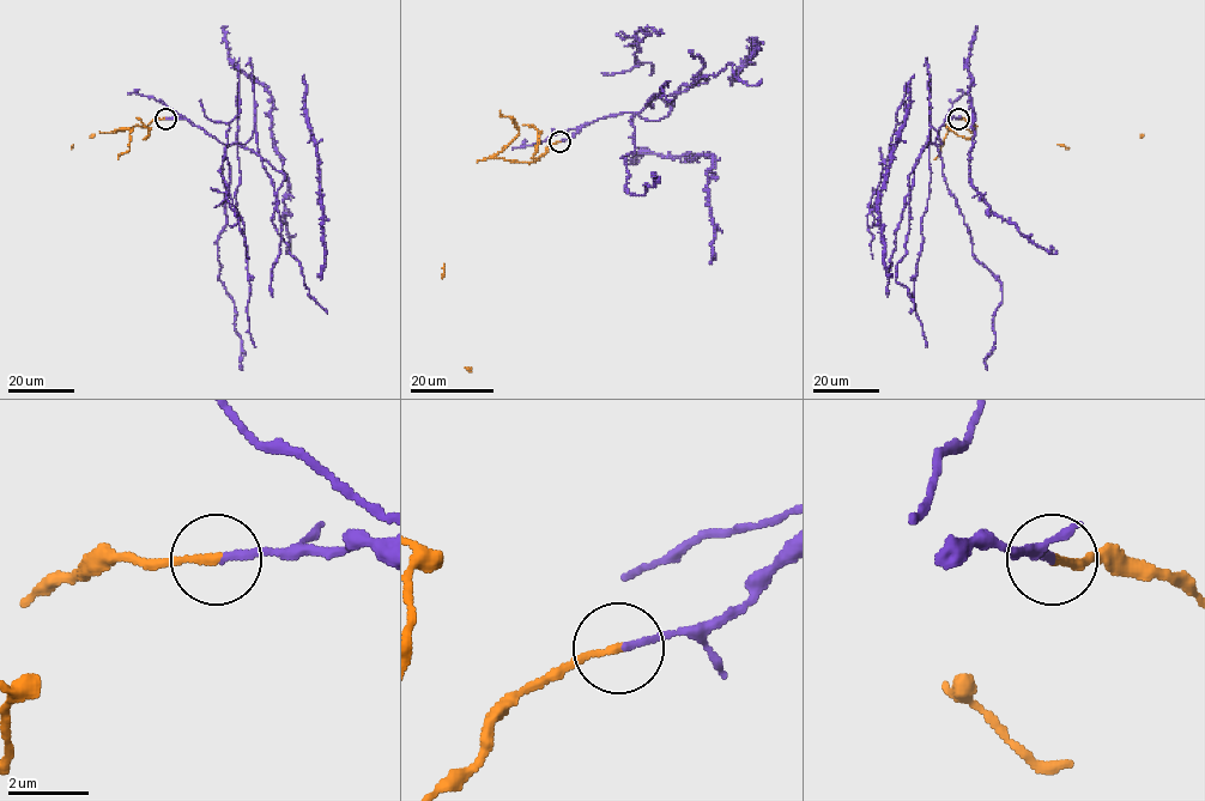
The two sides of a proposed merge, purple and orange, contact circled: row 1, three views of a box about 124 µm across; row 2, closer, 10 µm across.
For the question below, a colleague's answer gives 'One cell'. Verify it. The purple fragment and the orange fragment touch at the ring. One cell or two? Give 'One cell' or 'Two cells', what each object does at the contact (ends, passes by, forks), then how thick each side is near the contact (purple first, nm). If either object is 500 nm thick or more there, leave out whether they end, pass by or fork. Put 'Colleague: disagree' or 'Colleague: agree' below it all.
One cell. At the ring purple ends. At the ring orange ends. Thickness 160 nm (purple) against 190 nm
Colleague: agree

